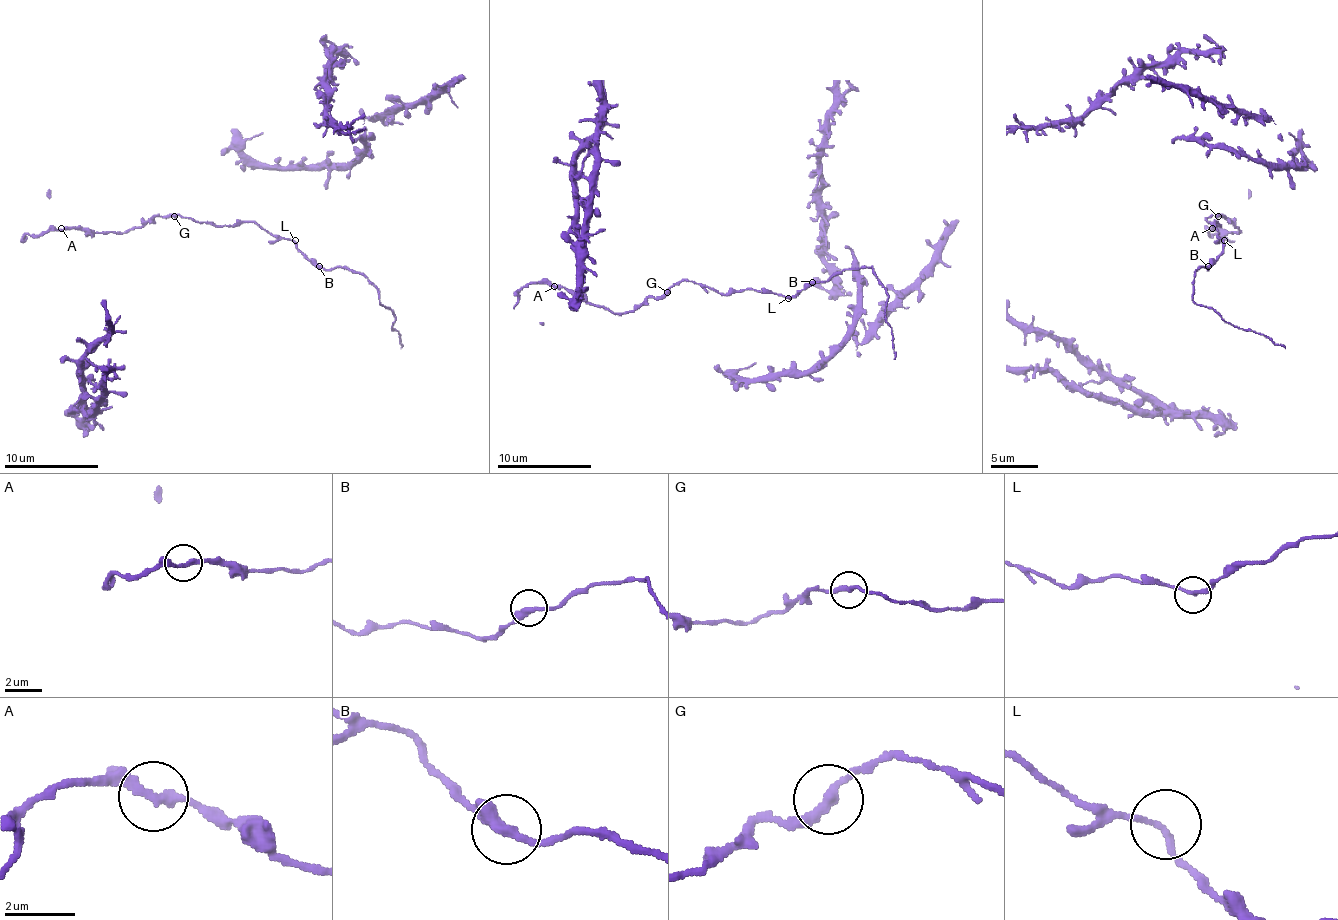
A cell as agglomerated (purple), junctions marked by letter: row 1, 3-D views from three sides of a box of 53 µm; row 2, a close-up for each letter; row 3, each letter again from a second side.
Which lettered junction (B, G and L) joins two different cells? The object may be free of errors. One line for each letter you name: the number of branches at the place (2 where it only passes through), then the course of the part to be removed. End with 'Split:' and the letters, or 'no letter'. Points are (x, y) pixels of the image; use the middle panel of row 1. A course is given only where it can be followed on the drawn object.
Split: no letter

